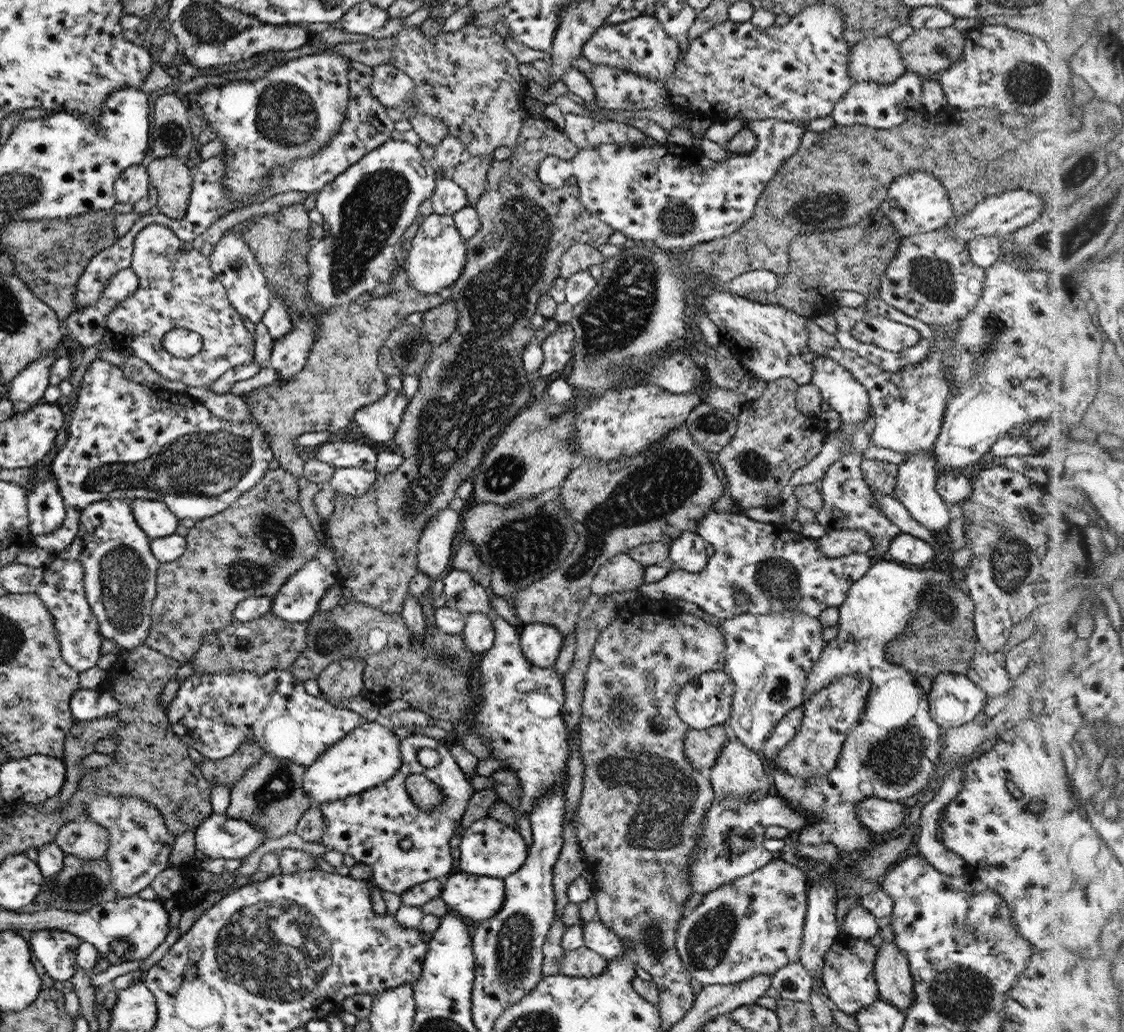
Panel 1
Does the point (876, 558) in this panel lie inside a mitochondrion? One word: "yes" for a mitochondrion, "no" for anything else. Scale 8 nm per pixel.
no

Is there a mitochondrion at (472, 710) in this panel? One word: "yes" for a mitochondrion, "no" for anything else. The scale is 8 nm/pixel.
no

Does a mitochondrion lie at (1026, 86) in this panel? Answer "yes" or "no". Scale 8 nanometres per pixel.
yes

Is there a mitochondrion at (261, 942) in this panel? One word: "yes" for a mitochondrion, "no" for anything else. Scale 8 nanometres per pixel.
yes

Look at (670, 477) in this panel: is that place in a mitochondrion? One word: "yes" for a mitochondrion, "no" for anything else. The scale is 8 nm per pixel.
yes

